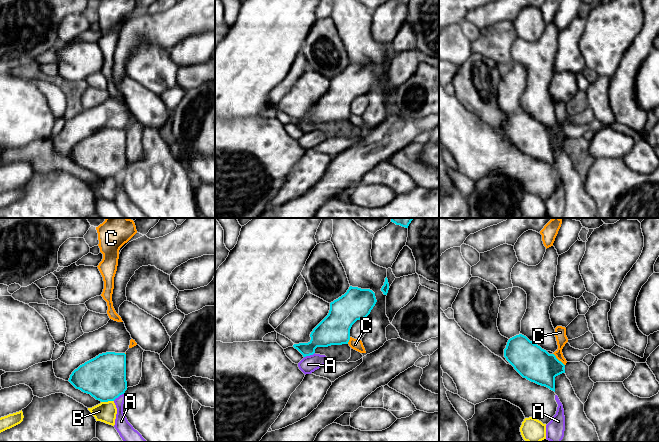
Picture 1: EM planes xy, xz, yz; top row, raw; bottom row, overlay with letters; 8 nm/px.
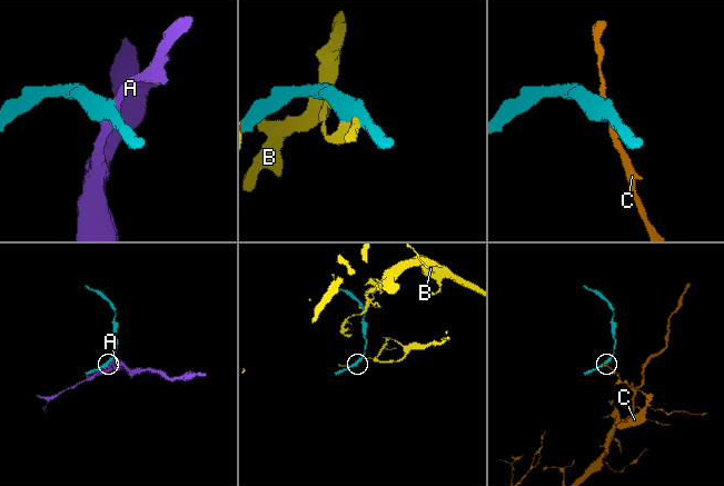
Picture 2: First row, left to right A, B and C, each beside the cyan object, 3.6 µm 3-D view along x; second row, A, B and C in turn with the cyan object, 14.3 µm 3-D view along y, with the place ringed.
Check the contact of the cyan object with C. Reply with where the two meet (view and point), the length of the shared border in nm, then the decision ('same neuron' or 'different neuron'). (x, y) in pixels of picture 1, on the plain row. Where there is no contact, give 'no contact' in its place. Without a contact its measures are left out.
contact yz (557, 135); length 140 nm; different neuron

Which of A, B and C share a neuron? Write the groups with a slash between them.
A / B / C

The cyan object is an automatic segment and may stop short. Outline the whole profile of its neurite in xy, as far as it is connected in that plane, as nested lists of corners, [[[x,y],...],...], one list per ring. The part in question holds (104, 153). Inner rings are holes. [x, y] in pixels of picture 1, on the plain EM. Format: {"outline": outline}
{"outline": [[[99,130],[75,145],[68,157],[96,176],[114,177],[127,166],[126,130]]]}

